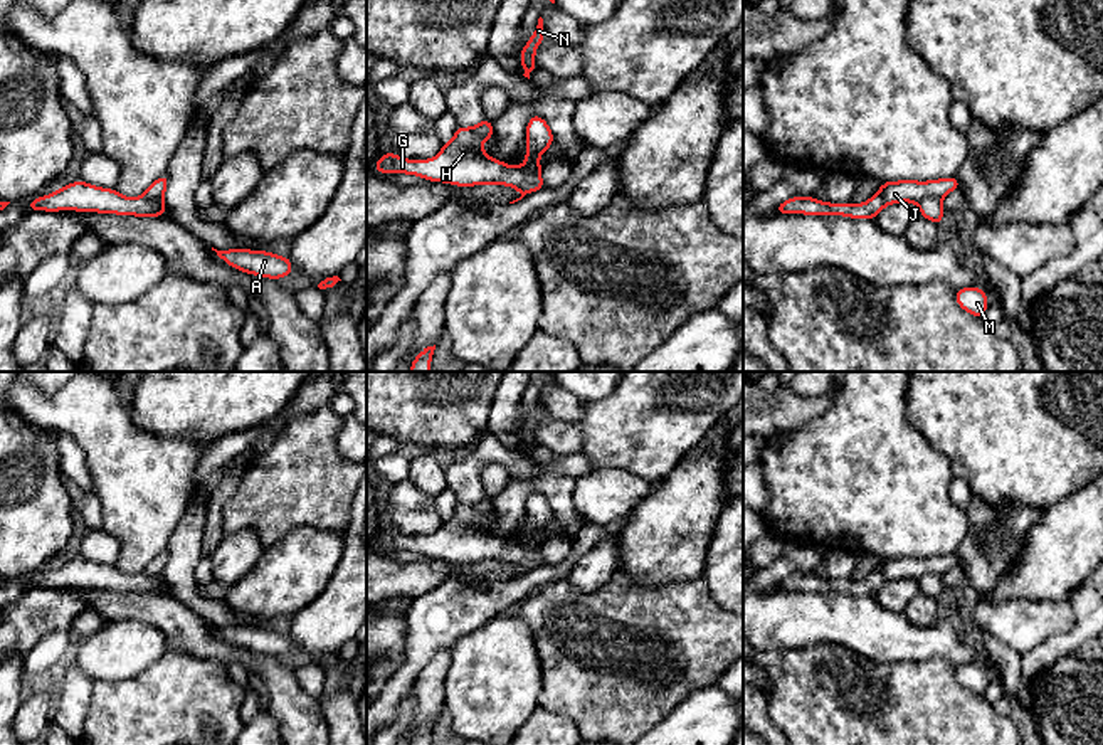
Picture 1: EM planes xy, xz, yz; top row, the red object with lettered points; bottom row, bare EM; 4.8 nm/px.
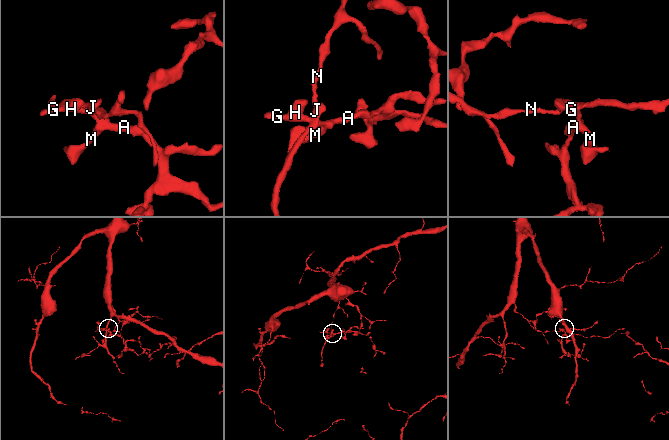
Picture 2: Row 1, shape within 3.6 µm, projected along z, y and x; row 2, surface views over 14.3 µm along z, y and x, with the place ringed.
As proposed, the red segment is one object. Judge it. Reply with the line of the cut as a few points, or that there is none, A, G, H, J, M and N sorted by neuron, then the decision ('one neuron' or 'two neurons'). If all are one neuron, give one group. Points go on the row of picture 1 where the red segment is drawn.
cut yz (939, 199), (927, 197), (918, 204); groups A G H M / J N; two neurons

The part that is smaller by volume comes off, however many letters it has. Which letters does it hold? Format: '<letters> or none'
A, G, H, M

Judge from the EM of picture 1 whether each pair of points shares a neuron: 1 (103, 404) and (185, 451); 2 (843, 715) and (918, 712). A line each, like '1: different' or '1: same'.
1: same
2: same

